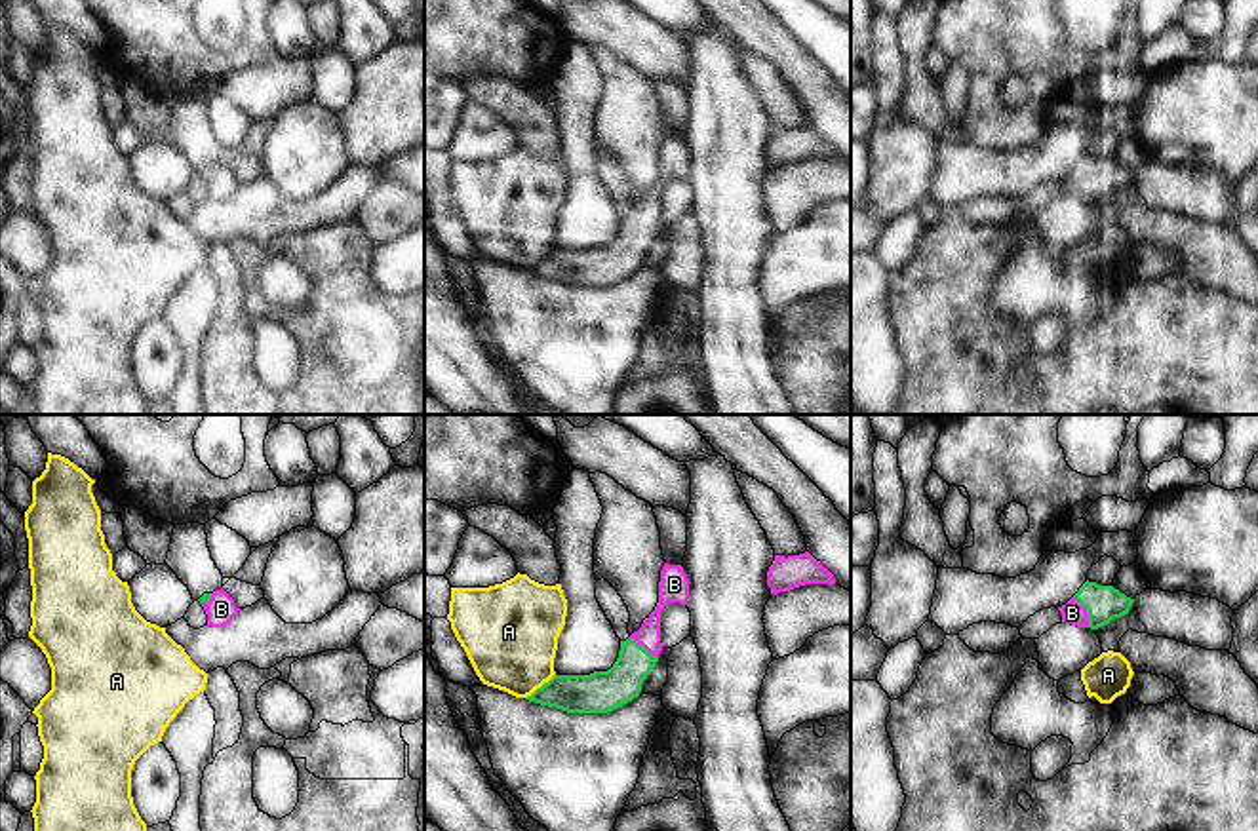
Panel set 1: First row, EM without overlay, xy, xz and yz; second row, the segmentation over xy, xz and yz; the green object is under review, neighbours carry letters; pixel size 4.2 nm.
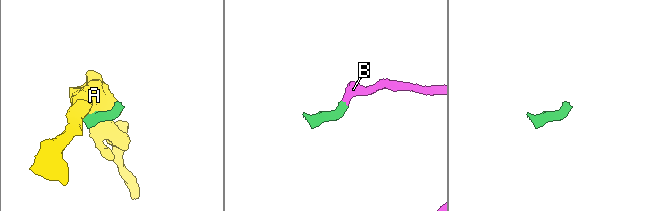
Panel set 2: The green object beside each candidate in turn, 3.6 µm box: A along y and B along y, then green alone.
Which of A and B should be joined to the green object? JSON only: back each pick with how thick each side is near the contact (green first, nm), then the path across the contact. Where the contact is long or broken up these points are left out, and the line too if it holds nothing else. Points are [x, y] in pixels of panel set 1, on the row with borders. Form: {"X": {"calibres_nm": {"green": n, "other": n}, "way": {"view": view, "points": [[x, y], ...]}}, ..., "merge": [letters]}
{"B": {"calibres_nm": {"green": 160, "other": 100}, "way": {"view": "yz", "points": [[1104, 603], [1087, 611], [1072, 613]]}}, "merge": ["B"]}

